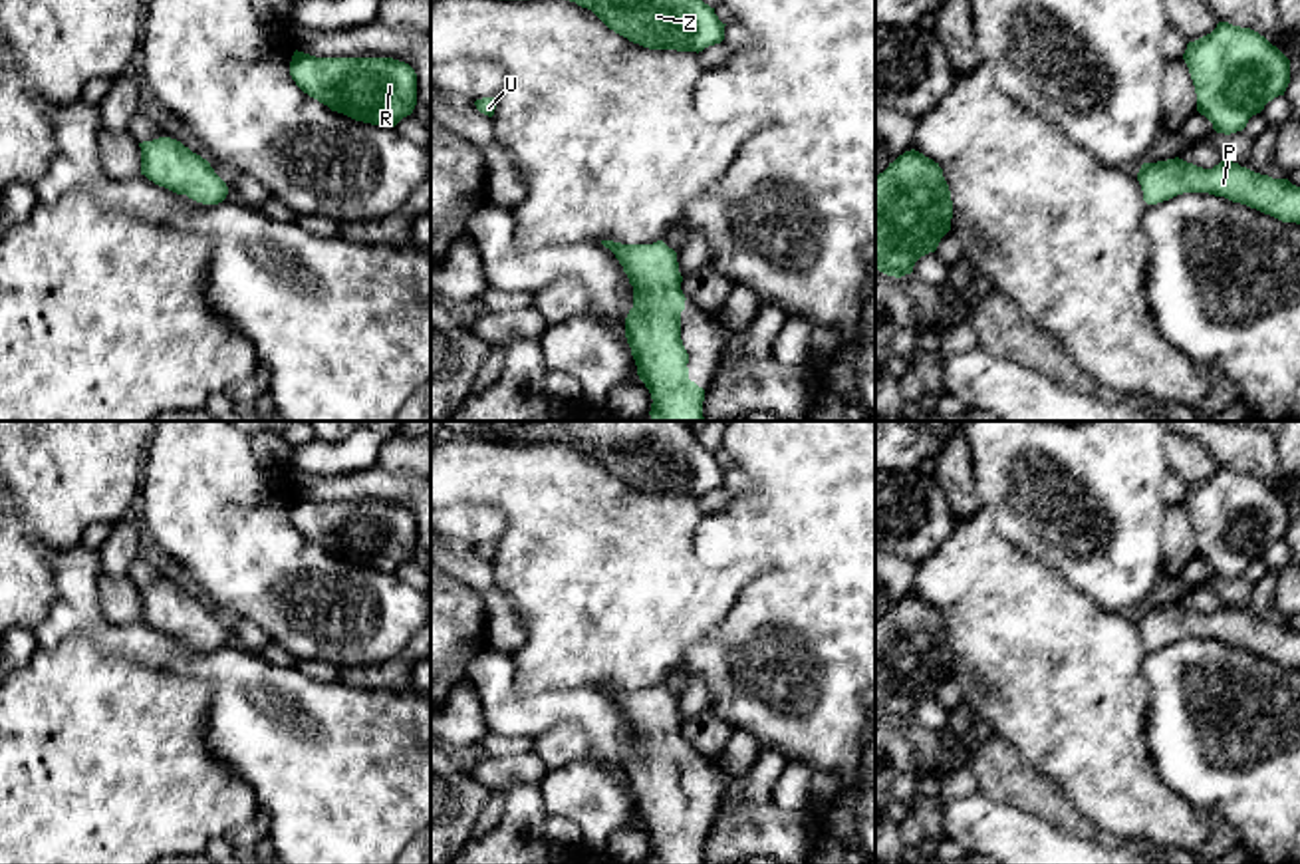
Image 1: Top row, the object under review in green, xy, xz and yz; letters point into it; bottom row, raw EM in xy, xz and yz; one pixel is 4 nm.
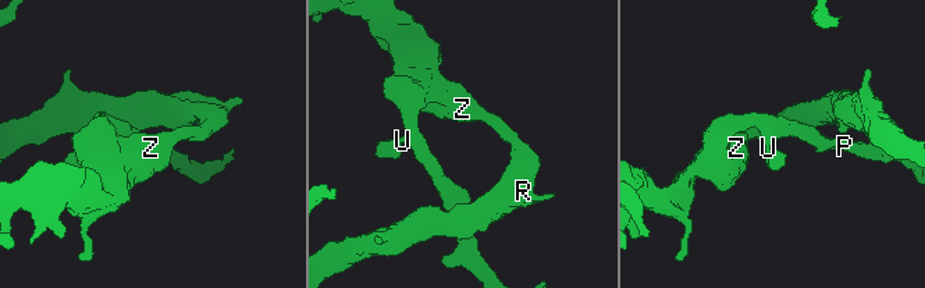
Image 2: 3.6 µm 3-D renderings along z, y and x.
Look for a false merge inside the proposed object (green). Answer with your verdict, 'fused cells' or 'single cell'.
single cell

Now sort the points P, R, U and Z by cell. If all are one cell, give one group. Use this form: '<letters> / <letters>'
P R U Z

